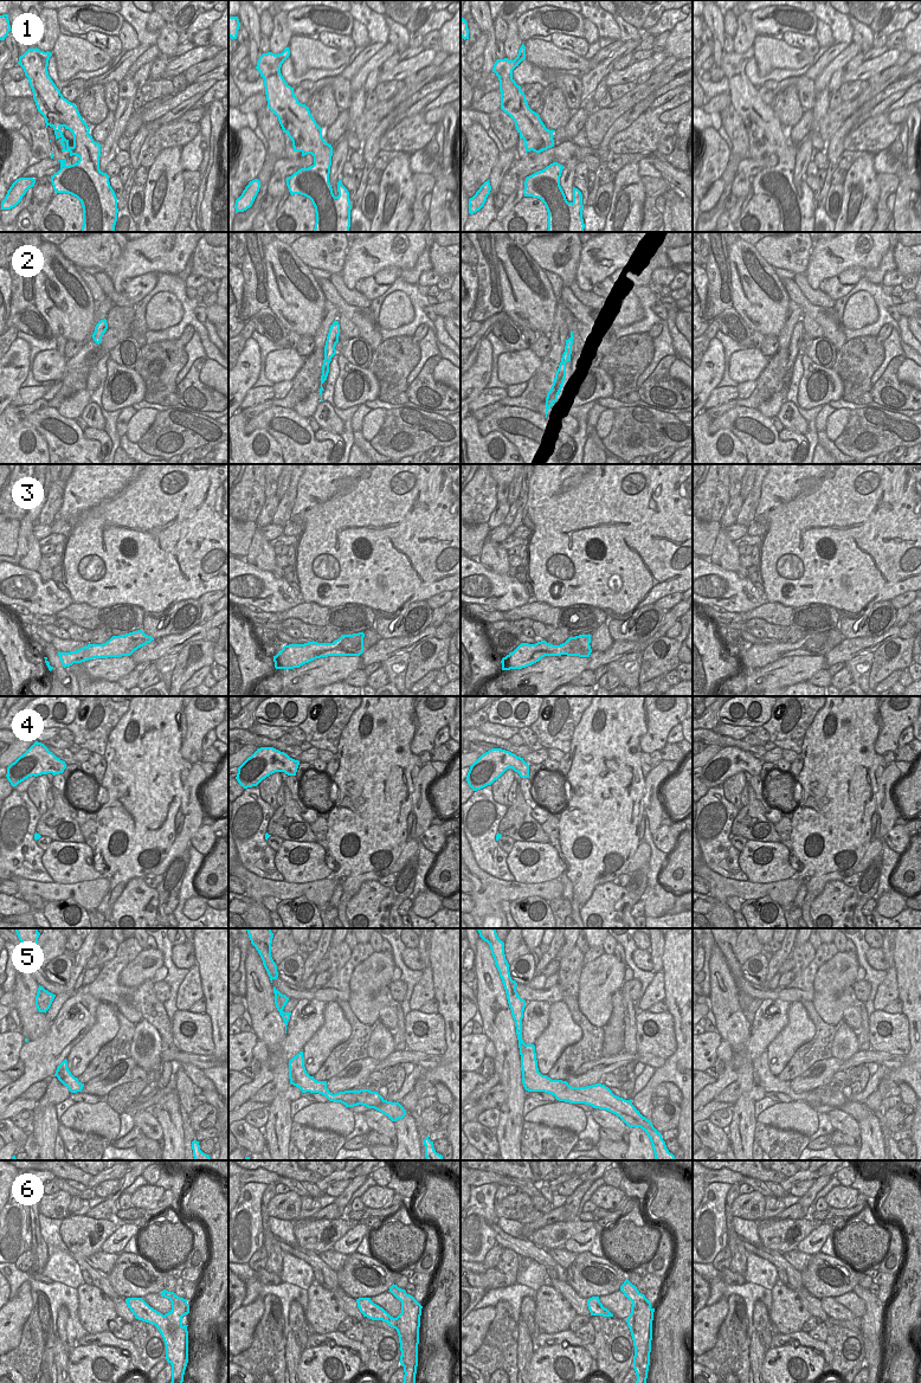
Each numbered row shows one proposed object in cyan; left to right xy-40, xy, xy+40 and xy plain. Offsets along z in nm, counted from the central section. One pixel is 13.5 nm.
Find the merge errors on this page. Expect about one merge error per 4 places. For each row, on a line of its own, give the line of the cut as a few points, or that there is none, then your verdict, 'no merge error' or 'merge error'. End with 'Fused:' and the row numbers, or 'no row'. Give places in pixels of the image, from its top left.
1: no cut; no merge error
2: no cut; no merge error
3: no cut; no merge error
4: no cut; no merge error
5: cut in xy along (275, 1002), (278, 1010); merge error
6: cut in xy along (399, 1338), (401, 1336), (412, 1336), (417, 1345); merge error
Fused: 5, 6

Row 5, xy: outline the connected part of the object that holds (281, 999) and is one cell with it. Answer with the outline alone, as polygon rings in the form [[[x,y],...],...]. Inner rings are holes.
[[[273,986],[273,993],[276,995],[275,1003],[279,1008],[279,1010],[278,1010],[279,1015],[282,1016],[282,1018],[285,1023],[285,1034],[286,1034],[286,1025],[288,1025],[288,1022],[290,1019],[291,1012],[284,1012],[283,1009],[286,1005],[289,997],[286,997],[285,995],[282,995],[275,986]]]

